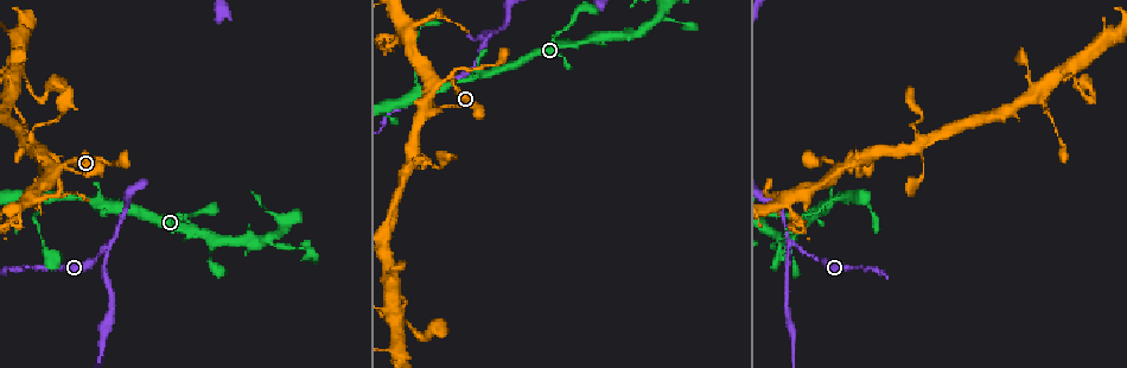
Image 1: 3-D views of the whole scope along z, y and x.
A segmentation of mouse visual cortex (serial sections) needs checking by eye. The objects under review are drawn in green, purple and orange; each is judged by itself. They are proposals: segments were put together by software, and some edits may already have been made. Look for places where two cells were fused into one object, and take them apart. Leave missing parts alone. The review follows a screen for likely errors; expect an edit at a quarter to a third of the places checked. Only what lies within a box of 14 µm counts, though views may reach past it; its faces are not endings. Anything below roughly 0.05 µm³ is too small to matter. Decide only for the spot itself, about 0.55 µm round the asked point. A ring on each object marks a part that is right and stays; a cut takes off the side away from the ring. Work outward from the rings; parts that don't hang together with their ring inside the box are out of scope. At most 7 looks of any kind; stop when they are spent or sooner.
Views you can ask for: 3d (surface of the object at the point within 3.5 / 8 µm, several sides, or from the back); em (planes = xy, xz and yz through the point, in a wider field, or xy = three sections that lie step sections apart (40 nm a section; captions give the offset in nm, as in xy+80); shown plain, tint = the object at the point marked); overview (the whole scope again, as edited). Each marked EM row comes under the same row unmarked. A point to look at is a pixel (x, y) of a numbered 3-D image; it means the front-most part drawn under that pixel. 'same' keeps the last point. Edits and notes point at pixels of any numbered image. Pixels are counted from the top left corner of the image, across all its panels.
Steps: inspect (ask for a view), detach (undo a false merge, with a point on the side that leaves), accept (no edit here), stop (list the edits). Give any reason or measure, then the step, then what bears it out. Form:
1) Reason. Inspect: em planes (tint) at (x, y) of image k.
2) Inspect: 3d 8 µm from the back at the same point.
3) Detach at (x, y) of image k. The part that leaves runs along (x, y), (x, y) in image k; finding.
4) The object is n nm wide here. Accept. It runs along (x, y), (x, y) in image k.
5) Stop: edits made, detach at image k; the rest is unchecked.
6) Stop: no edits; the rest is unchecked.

Abrupt turn. Inspect: 3d 3.5 µm at (73, 160) of image 1.

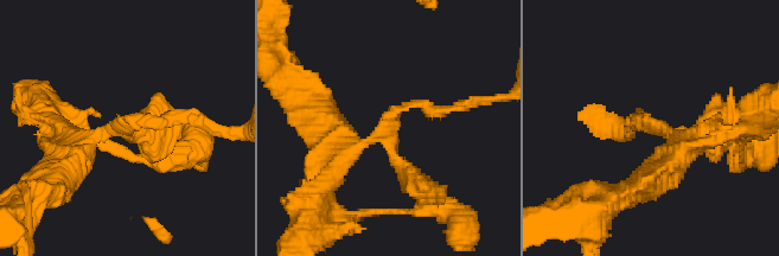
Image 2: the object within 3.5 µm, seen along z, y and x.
3 arms meet here; the arms are 150, 200, 200 nm wide; now the EM. Inspect: em xy step 2 (tint) at (643, 122) of image 2.

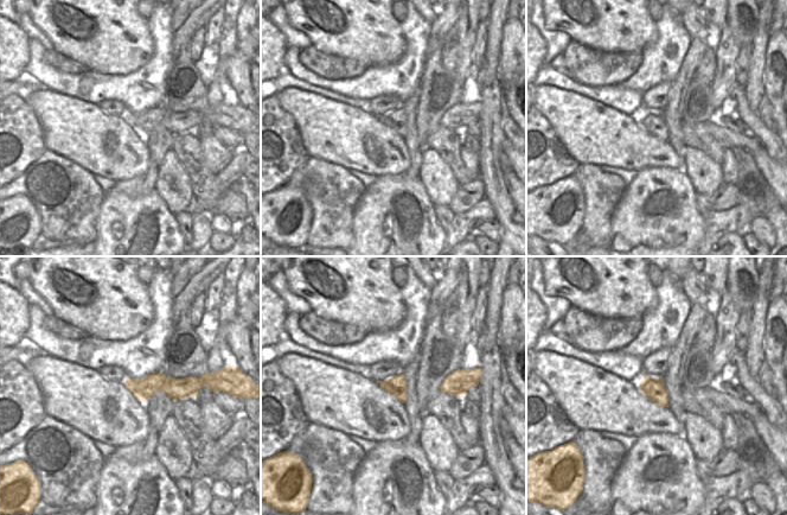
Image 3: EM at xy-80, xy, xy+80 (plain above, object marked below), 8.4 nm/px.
Accept. It runs along (707, 135), (633, 125) in image 2; continuous, no second cell.

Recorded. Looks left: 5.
Three-way junction. Inspect: 3d 3.5 µm at (845, 198) of image 1.

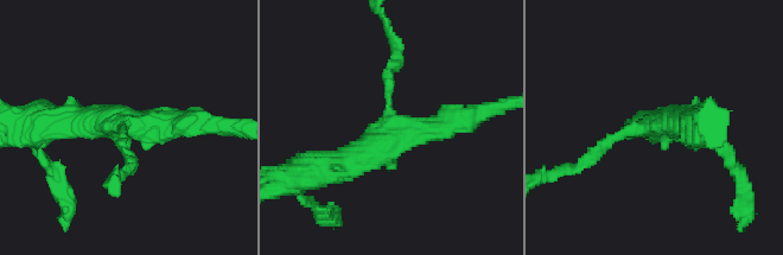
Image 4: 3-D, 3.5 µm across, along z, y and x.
The arms are 150, 300, 400 nm wide. Accept. It runs along (478, 115), (401, 131), (332, 167) in image 4; one cell here.

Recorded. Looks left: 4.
A fork. Inspect: 3d 3.5 µm at (788, 241) of image 1.

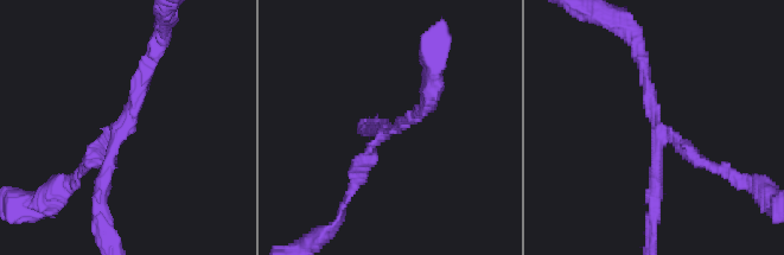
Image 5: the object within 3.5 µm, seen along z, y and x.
3 arms meet here; the arms are 150, 150, 200 nm wide. Inspect: em planes (tint) at (378, 133) of image 5.

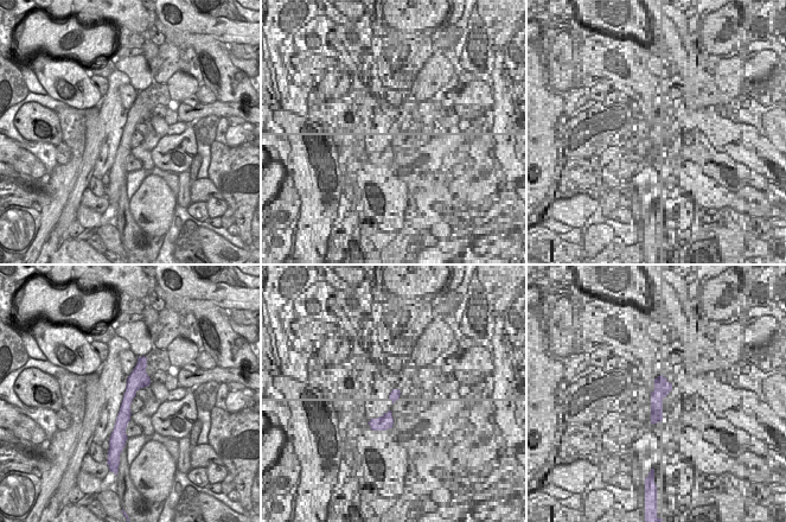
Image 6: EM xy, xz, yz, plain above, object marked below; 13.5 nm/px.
Another direction. Inspect: em xy step 2 (tint) at the same point.

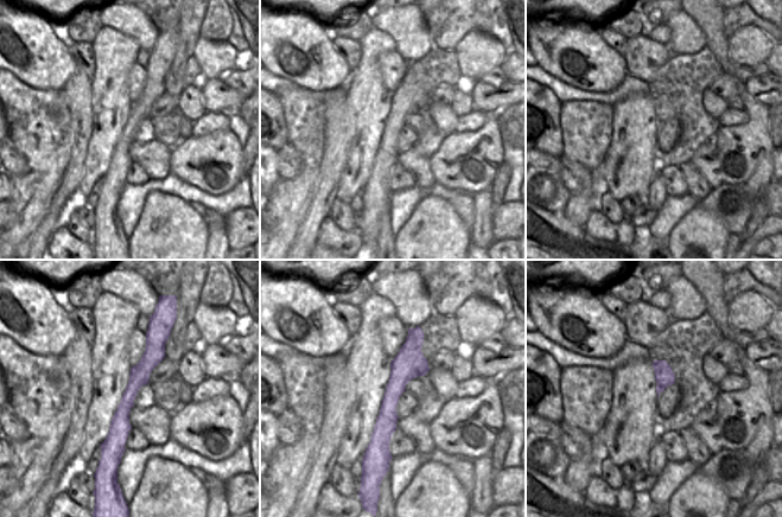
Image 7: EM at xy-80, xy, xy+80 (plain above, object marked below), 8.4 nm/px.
Detach at (107, 177) of image 5. The part that leaves runs along (113, 136), (99, 203), (106, 242) in image 5; two cells meet here.

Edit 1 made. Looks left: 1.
Stop: edits made, detach at image 5; the rest is unchecked.

